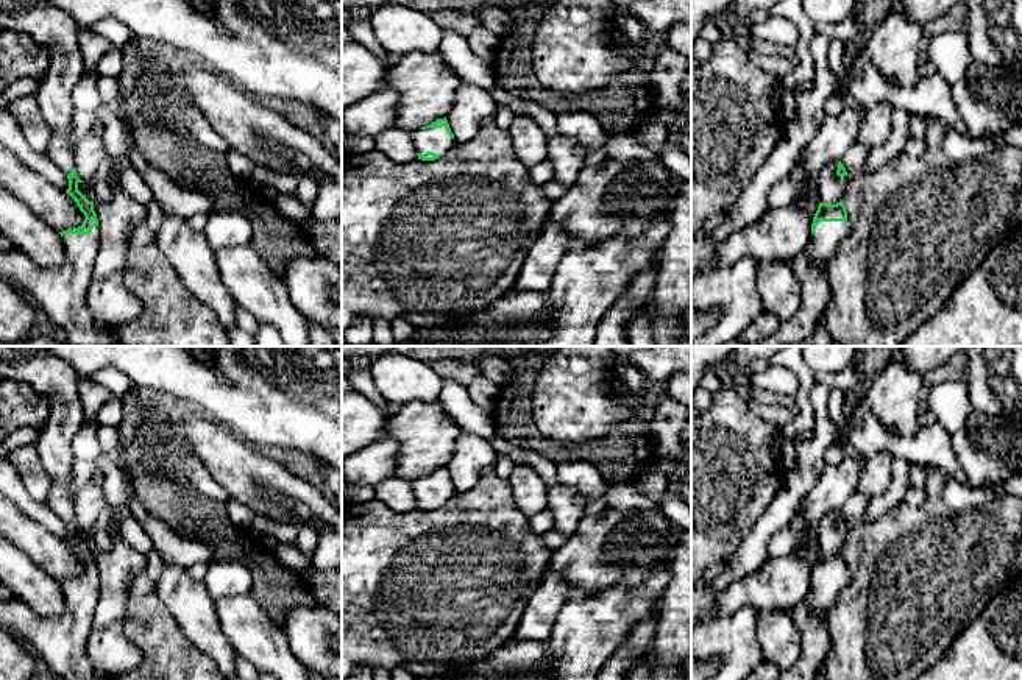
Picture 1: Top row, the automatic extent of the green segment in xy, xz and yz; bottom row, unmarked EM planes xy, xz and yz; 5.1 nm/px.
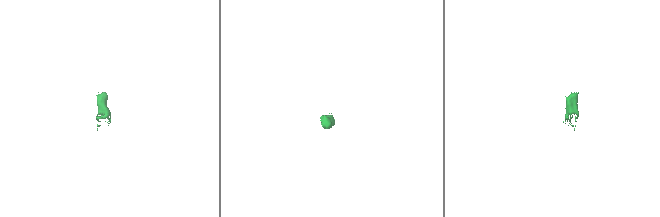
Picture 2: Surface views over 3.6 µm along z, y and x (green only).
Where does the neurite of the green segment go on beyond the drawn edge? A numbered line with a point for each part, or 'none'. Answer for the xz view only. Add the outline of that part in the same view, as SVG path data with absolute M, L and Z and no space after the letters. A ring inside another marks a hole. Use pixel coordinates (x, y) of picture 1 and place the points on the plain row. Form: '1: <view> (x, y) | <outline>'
1: xz (437, 490) | M445 476L426 477L413 482L413 493L417 504L432 501L435 504L445 504L456 491L449 487Z

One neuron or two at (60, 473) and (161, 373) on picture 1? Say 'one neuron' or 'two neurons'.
two neurons

